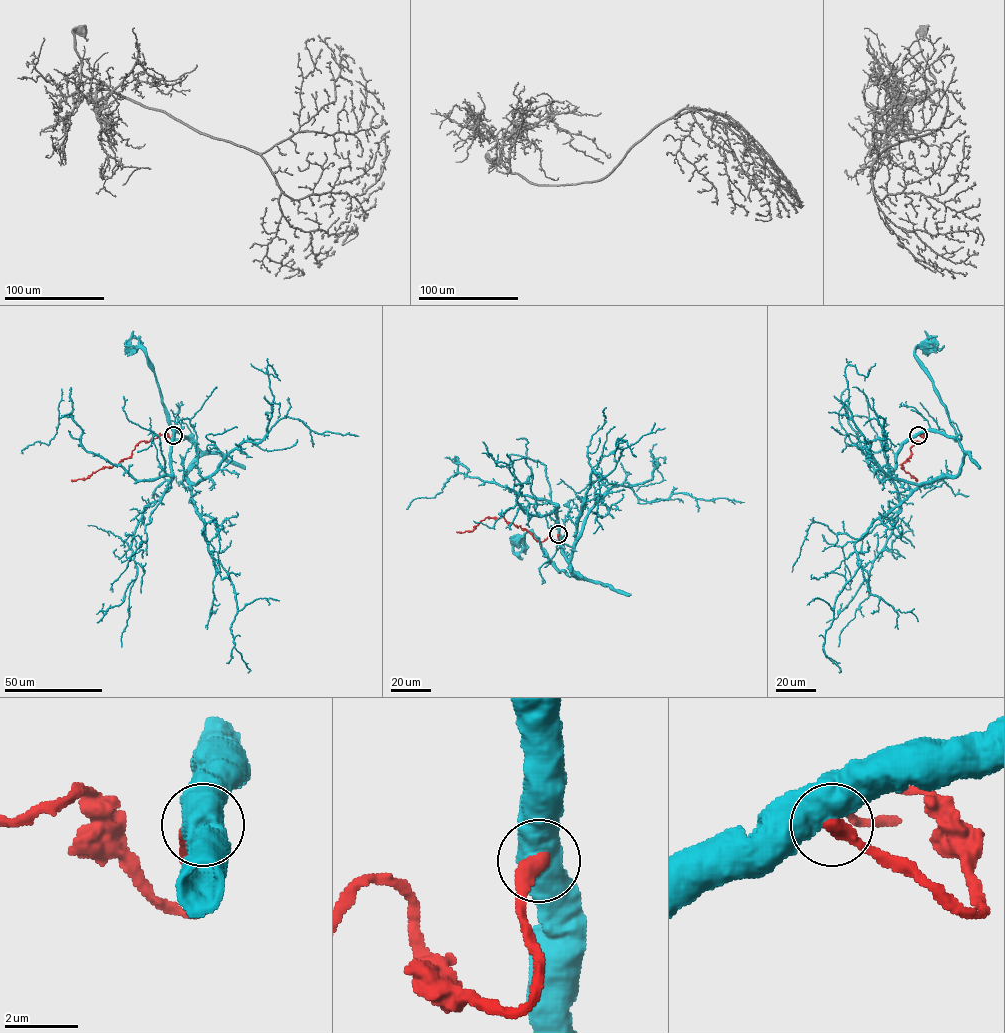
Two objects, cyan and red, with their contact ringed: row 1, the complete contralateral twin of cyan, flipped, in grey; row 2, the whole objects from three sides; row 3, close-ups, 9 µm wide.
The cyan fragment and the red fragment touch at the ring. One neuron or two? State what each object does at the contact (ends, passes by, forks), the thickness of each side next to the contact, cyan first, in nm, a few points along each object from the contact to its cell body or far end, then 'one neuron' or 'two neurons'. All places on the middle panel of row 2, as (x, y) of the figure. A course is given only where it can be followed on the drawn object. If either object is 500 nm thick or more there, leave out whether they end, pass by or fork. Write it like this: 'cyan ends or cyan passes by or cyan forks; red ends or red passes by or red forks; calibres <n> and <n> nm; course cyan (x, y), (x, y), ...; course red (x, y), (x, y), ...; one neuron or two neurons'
calibres 800 and 480 nm; course cyan (558, 534), (583, 580), (570, 559), (590, 474), (615, 468), (620, 439), (633, 454); course red (558, 534), (557, 542), (549, 535), (537, 541), (502, 516), (486, 517), (472, 531), (456, 531); two neurons

